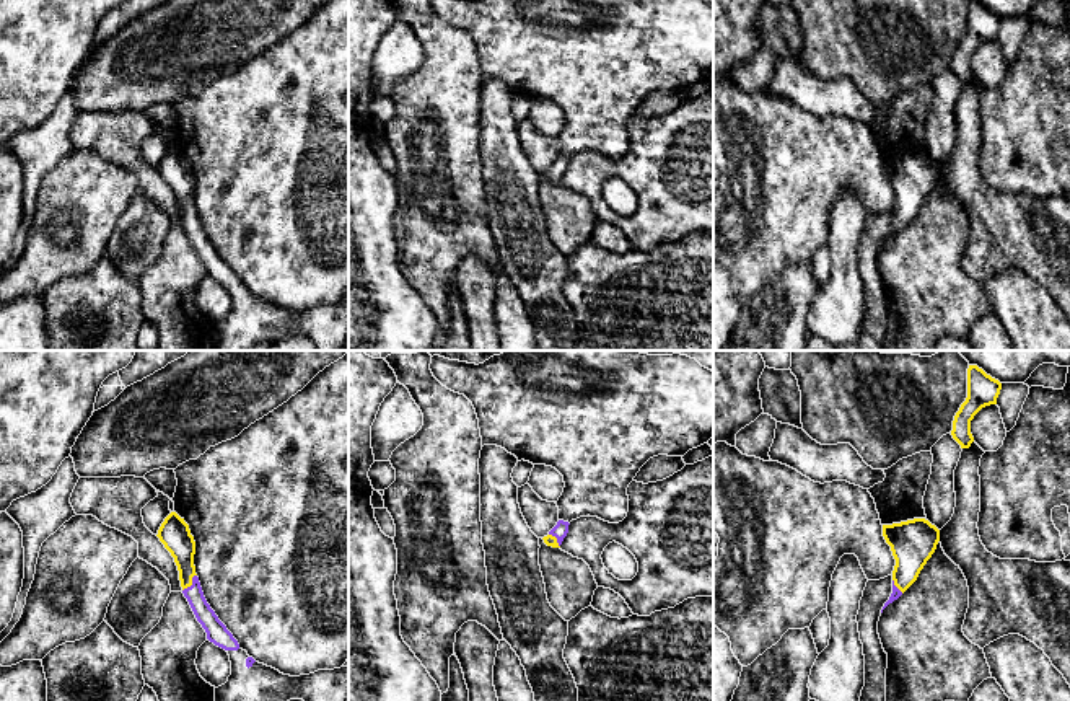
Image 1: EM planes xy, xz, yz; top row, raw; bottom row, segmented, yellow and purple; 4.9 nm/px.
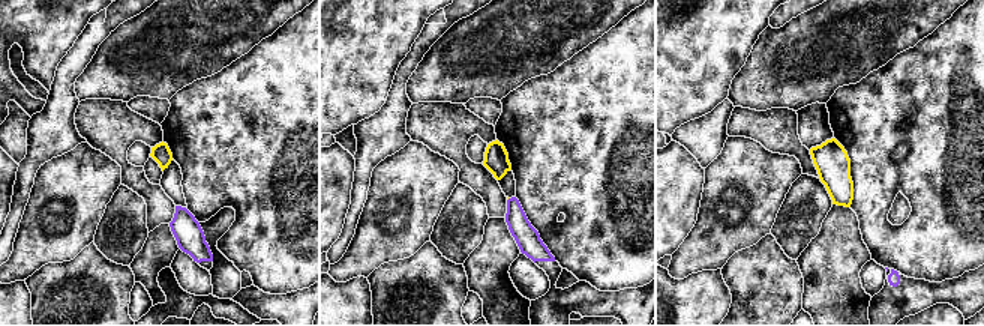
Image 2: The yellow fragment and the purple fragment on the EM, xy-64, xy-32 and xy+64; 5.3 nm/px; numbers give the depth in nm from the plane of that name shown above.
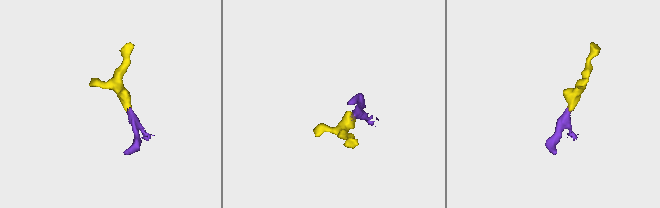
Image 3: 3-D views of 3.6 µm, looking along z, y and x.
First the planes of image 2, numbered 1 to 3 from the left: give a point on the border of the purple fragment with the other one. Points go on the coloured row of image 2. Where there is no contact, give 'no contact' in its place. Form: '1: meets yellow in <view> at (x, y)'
1: no contact
2: no contact
3: no contact

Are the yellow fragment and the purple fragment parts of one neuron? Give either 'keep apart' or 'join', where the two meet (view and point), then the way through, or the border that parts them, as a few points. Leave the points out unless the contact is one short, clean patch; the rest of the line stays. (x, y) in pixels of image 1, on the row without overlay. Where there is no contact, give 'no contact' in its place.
join; meets yellow in xy at (191, 219); runs through xy (176, 171), (191, 219), (199, 242), (214, 263)

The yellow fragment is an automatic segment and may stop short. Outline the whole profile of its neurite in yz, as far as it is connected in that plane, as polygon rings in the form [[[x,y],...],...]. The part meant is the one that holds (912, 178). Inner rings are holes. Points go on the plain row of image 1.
[[[925,153],[883,160],[883,171],[891,181],[896,201],[892,228],[883,245],[897,235],[919,212],[940,176],[940,165]]]

